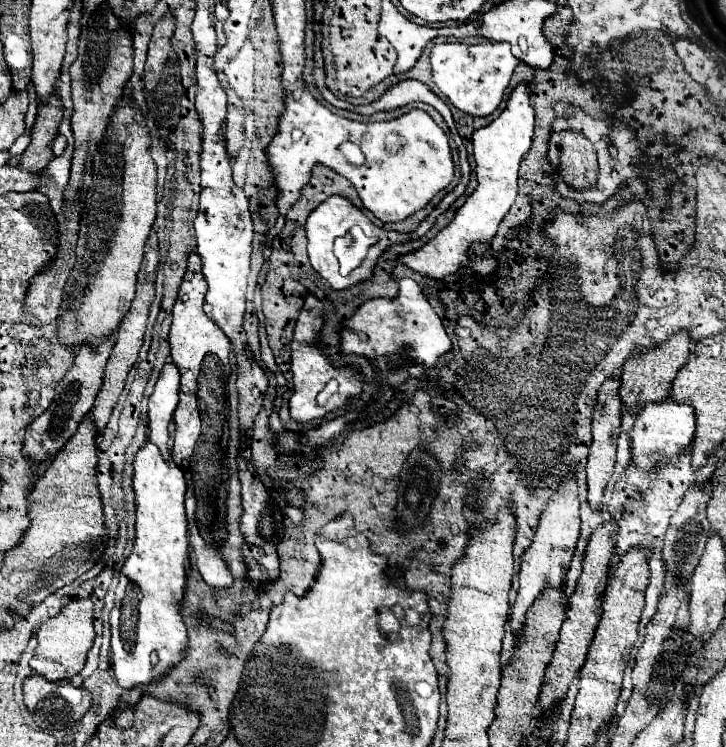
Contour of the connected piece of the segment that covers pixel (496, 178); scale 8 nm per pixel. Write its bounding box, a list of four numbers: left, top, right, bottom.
[399,82,535,282]

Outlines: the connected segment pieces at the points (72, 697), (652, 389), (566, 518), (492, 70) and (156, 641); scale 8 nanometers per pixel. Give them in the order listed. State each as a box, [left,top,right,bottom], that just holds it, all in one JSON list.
[[23,674,91,730],[621,334,691,412],[509,478,579,642],[431,42,519,116],[109,358,189,688]]

